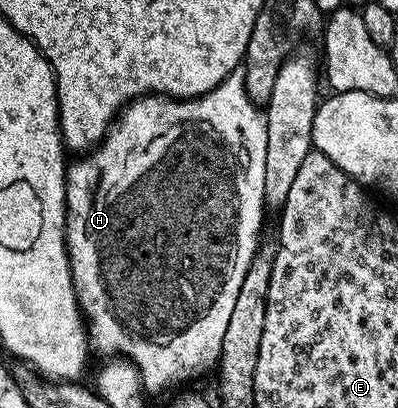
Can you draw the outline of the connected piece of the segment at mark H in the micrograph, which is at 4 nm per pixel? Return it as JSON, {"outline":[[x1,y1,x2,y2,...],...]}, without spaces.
{"outline":[[234,70,216,89,195,99,171,99,168,95,143,95,126,104,110,125,101,143,66,168,66,252,70,258,70,272,74,292,83,320,88,324,88,342,102,357,125,357,140,373,147,392,162,391,173,383,182,383,197,371,206,371,217,362,236,296,244,282,244,273,260,242,262,211,264,212,264,153,268,149,266,116,246,95,246,76]]}

